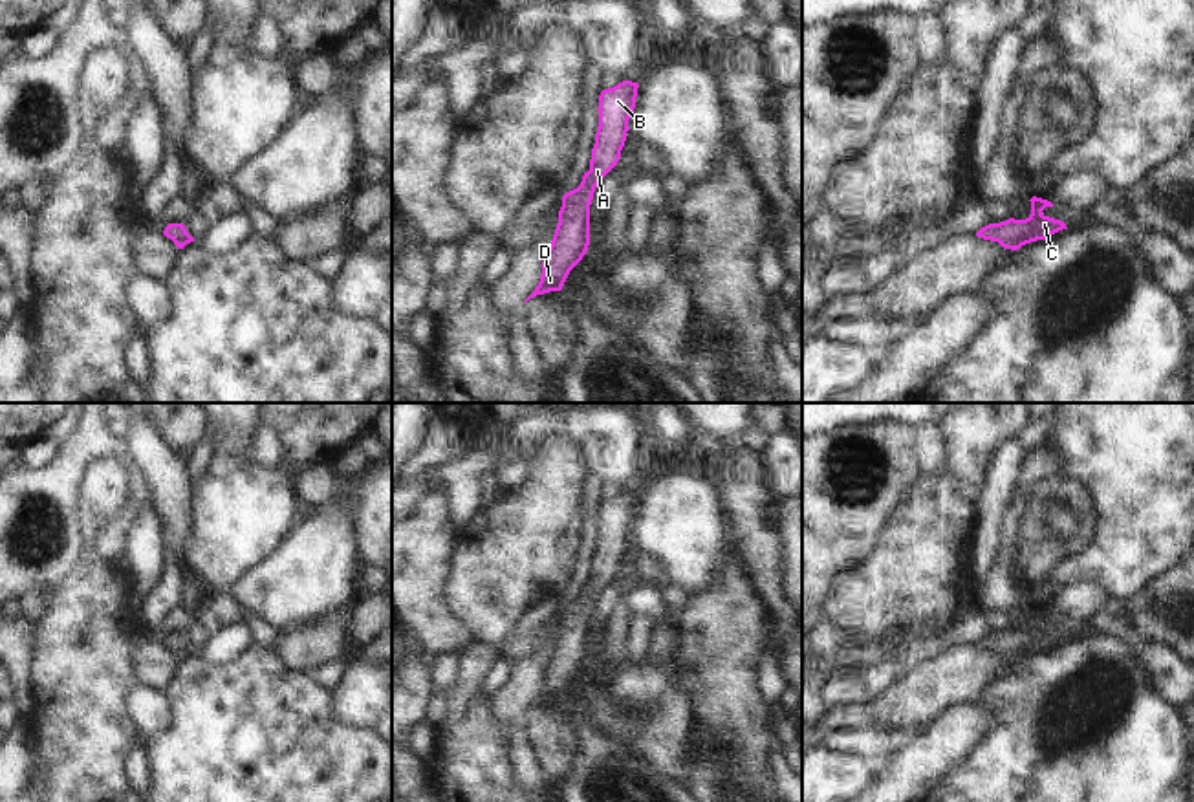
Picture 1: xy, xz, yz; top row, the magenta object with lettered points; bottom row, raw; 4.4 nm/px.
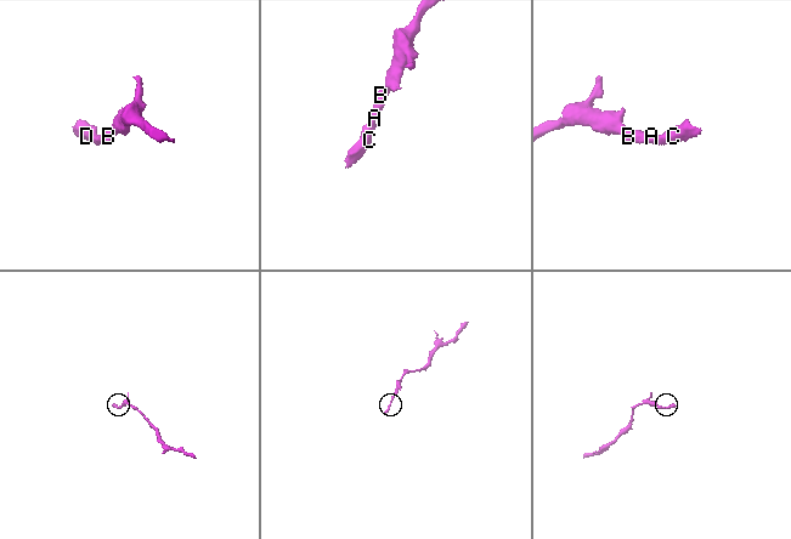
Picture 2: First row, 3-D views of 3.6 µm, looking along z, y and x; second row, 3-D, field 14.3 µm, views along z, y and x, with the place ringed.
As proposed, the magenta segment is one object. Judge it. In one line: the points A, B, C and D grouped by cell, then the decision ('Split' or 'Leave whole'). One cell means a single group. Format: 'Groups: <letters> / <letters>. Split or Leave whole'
Groups: A B C D. Leave whole

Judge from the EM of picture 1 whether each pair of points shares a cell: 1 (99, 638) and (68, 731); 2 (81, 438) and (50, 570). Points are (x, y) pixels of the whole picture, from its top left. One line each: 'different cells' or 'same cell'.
1: same cell
2: same cell

